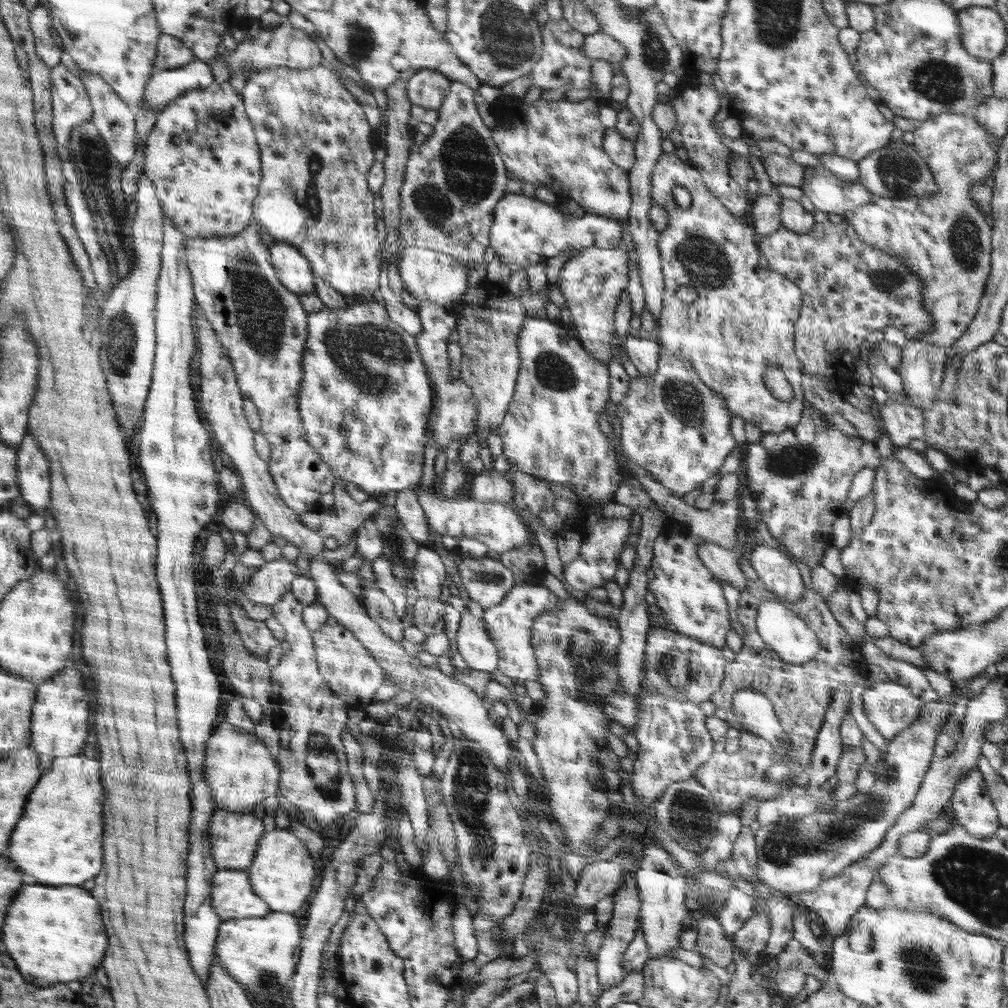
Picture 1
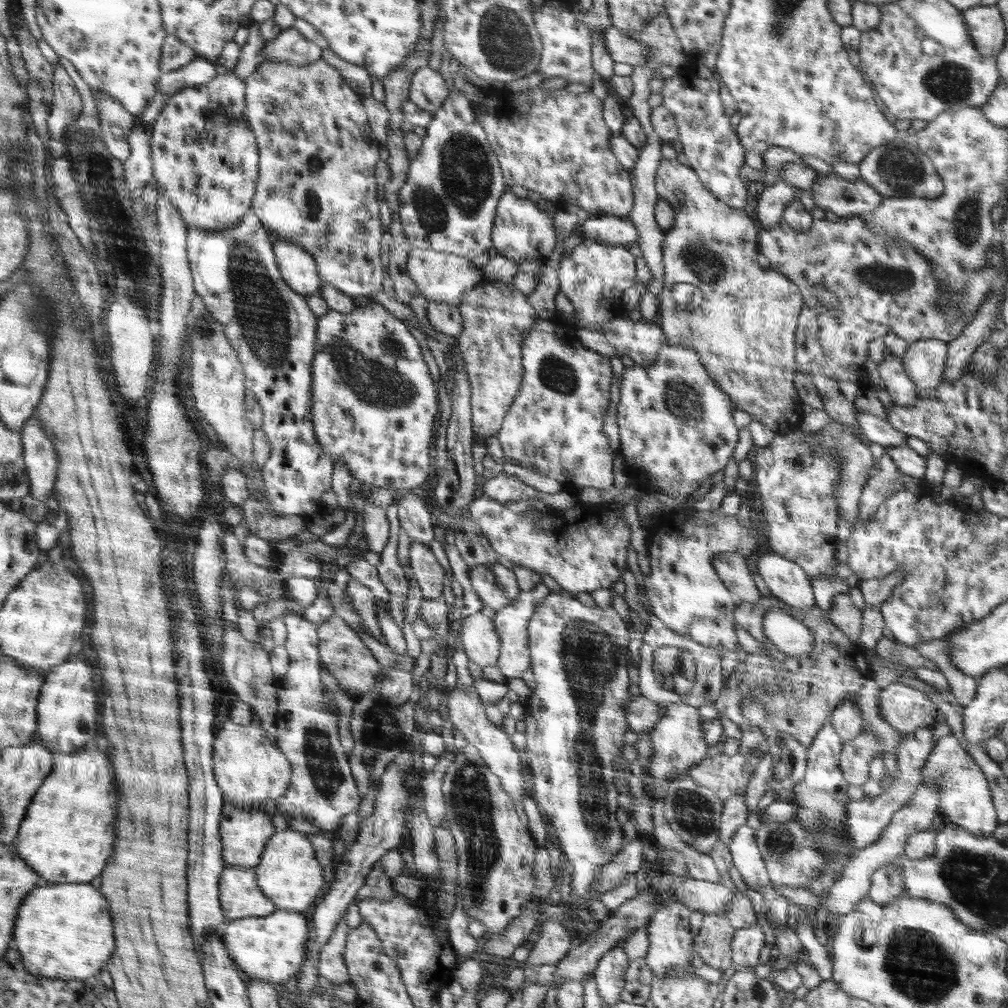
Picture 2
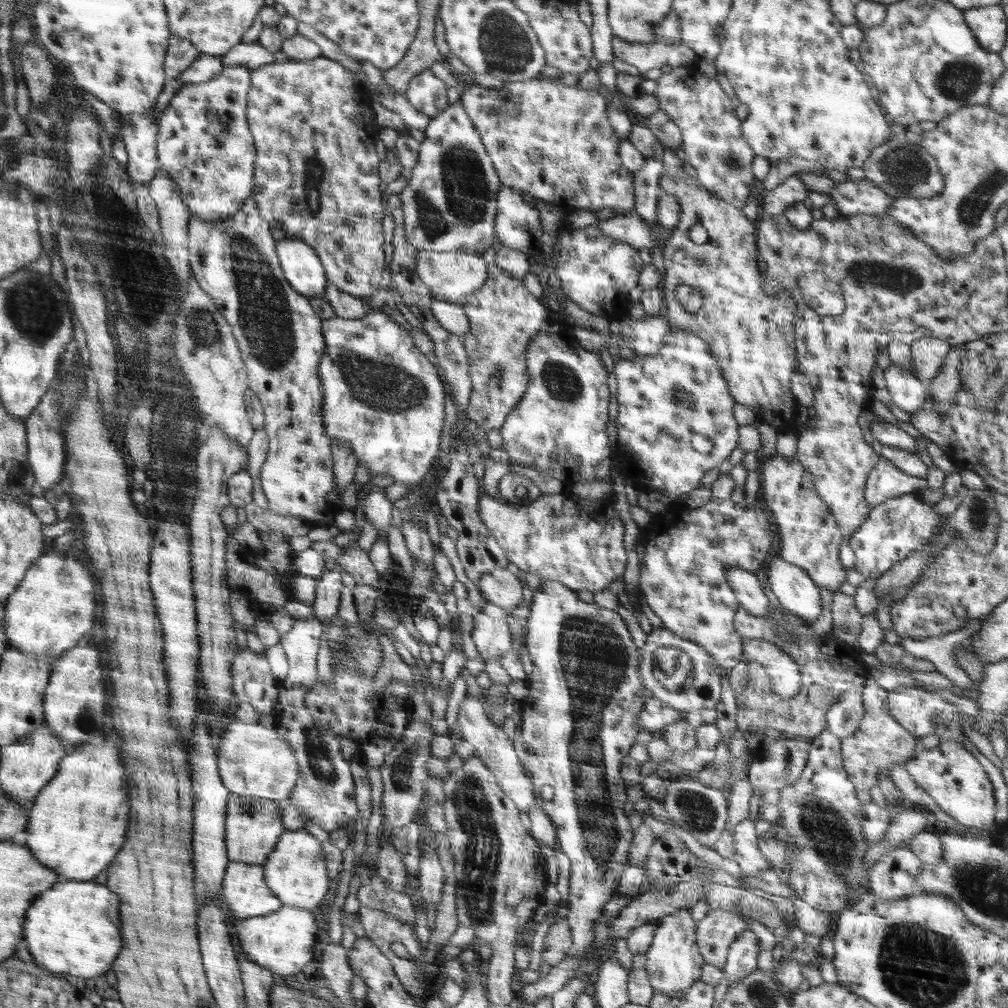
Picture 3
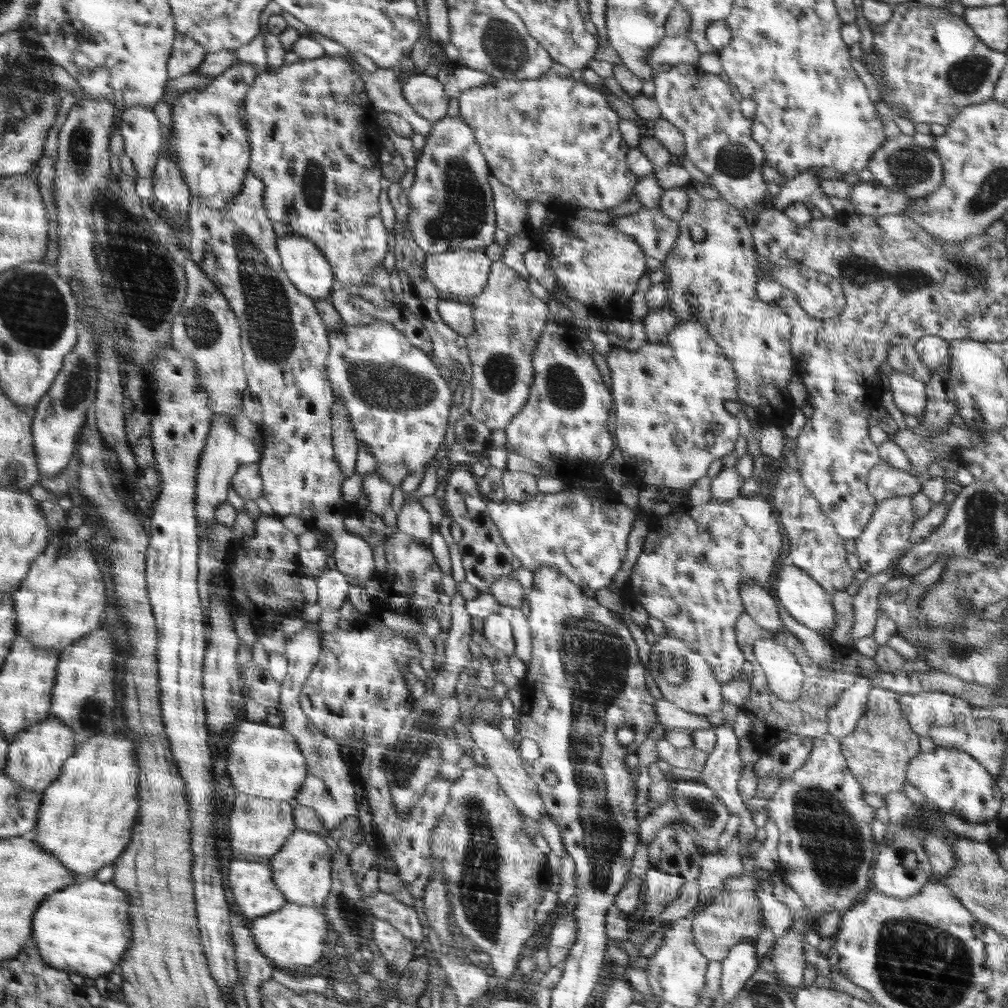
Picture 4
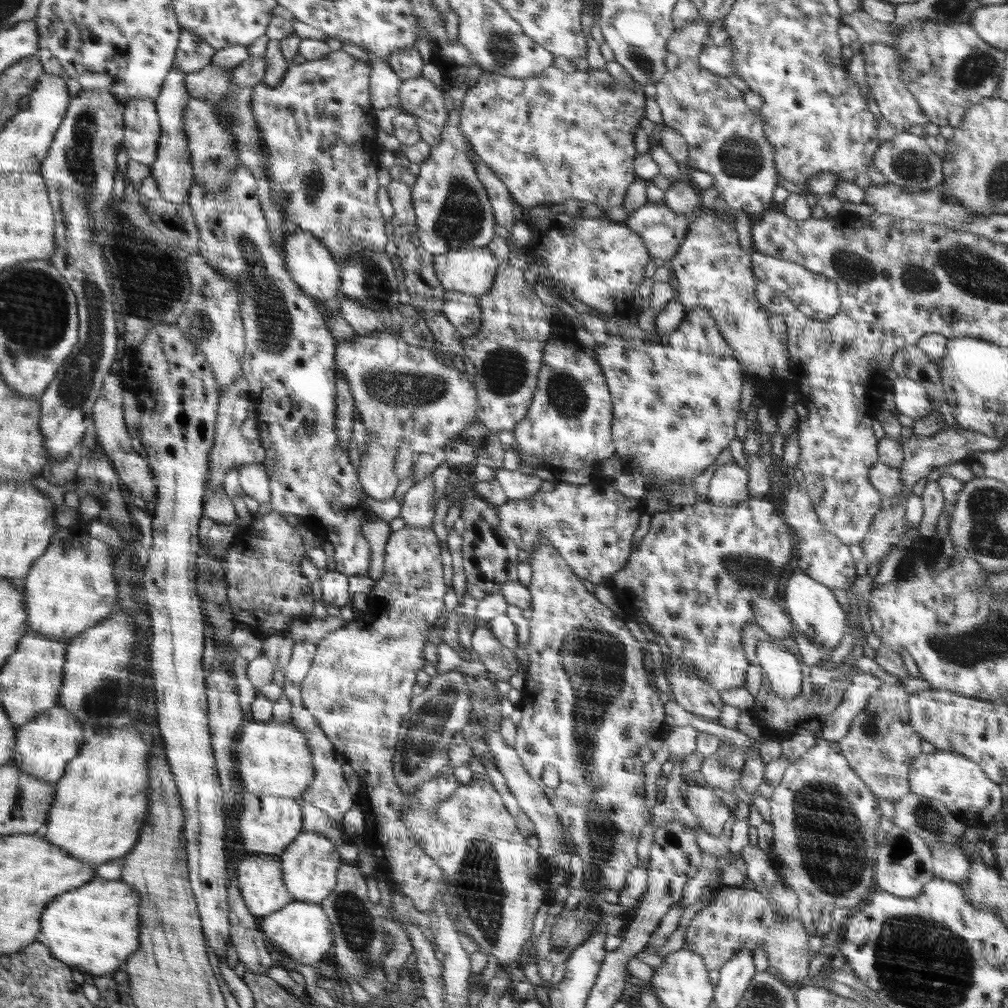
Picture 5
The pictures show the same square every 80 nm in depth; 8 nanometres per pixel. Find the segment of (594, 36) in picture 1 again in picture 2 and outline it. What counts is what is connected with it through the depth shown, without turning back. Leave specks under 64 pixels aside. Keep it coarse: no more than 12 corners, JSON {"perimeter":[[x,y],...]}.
{"perimeter":[[612,26],[603,44],[614,62],[644,66],[645,44]]}

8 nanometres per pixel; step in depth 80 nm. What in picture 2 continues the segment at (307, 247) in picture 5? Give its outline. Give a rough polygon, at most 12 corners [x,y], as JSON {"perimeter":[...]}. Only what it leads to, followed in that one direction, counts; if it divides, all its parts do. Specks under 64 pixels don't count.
{"perimeter":[[273,244],[282,279],[298,294],[323,288],[315,258],[305,247]]}

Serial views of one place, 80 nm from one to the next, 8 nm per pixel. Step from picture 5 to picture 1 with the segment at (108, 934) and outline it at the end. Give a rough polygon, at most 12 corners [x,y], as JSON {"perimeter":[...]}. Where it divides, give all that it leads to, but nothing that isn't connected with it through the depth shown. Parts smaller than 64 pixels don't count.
{"perimeter":[[24,886],[4,950],[38,988],[80,981],[108,938],[80,886]]}

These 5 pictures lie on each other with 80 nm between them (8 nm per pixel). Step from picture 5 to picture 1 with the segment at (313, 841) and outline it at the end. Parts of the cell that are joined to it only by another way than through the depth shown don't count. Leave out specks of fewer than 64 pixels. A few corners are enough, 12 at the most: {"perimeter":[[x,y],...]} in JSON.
{"perimeter":[[292,829],[266,831],[249,869],[272,912],[303,911],[320,866]]}

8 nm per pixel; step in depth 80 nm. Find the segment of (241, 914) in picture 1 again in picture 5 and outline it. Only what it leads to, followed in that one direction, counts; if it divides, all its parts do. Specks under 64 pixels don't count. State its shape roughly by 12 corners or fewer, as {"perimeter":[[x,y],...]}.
{"perimeter":[[250,853],[234,866],[244,905],[268,917],[294,902],[280,855]]}

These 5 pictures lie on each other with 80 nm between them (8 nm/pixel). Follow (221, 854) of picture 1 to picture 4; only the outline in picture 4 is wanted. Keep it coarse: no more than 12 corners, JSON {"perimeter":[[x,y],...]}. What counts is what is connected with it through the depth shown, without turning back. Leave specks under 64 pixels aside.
{"perimeter":[[238,794],[232,856],[267,862],[296,832],[287,800]]}

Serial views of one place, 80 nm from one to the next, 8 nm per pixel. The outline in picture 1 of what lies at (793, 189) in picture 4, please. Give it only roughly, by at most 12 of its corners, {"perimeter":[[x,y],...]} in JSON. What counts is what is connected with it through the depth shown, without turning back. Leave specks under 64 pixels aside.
{"perimeter":[[773,186],[750,209],[752,228],[766,236],[781,227],[782,198]]}

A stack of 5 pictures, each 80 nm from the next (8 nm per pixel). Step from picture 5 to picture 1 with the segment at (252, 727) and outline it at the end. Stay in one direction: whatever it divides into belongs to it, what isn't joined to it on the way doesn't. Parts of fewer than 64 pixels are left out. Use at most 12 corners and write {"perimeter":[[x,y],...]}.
{"perimeter":[[221,722],[205,742],[217,808],[248,814],[278,796],[278,759]]}

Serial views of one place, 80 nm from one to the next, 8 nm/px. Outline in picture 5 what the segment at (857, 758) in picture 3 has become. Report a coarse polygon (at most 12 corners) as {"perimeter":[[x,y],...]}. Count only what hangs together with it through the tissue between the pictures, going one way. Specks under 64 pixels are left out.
{"perimeter":[[882,684],[837,742],[876,797],[911,792],[922,754],[902,686]]}

